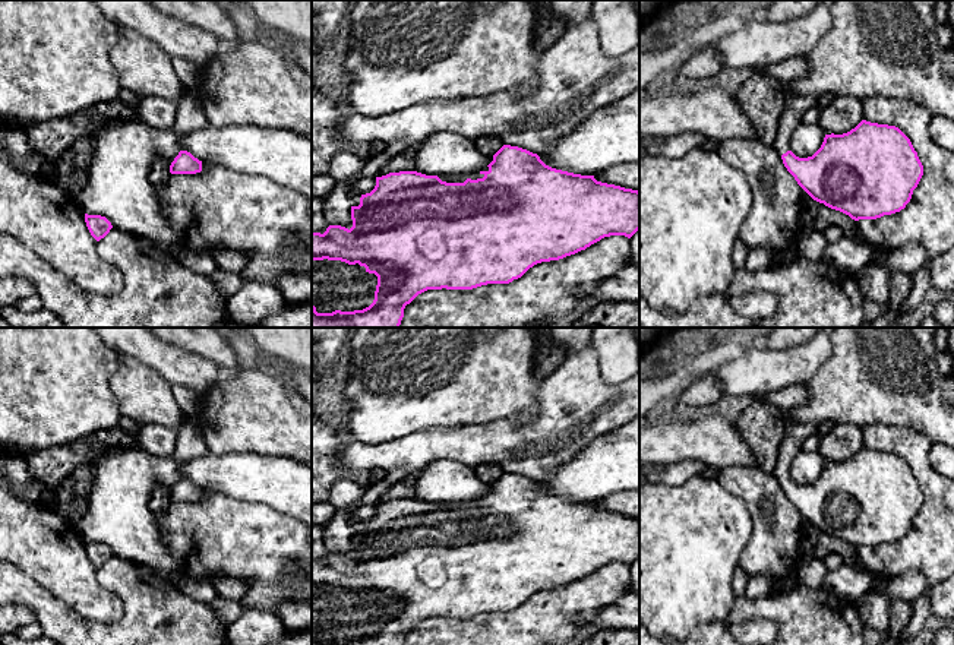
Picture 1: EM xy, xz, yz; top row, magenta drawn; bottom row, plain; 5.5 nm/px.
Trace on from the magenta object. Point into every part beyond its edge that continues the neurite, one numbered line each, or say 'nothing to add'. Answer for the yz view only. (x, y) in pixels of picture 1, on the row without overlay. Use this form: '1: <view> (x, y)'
1: yz (795, 435)

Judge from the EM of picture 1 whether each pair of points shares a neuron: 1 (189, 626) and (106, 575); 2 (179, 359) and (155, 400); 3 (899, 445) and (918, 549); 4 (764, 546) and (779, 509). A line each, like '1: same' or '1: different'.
1: same
2: different
3: same
4: same

